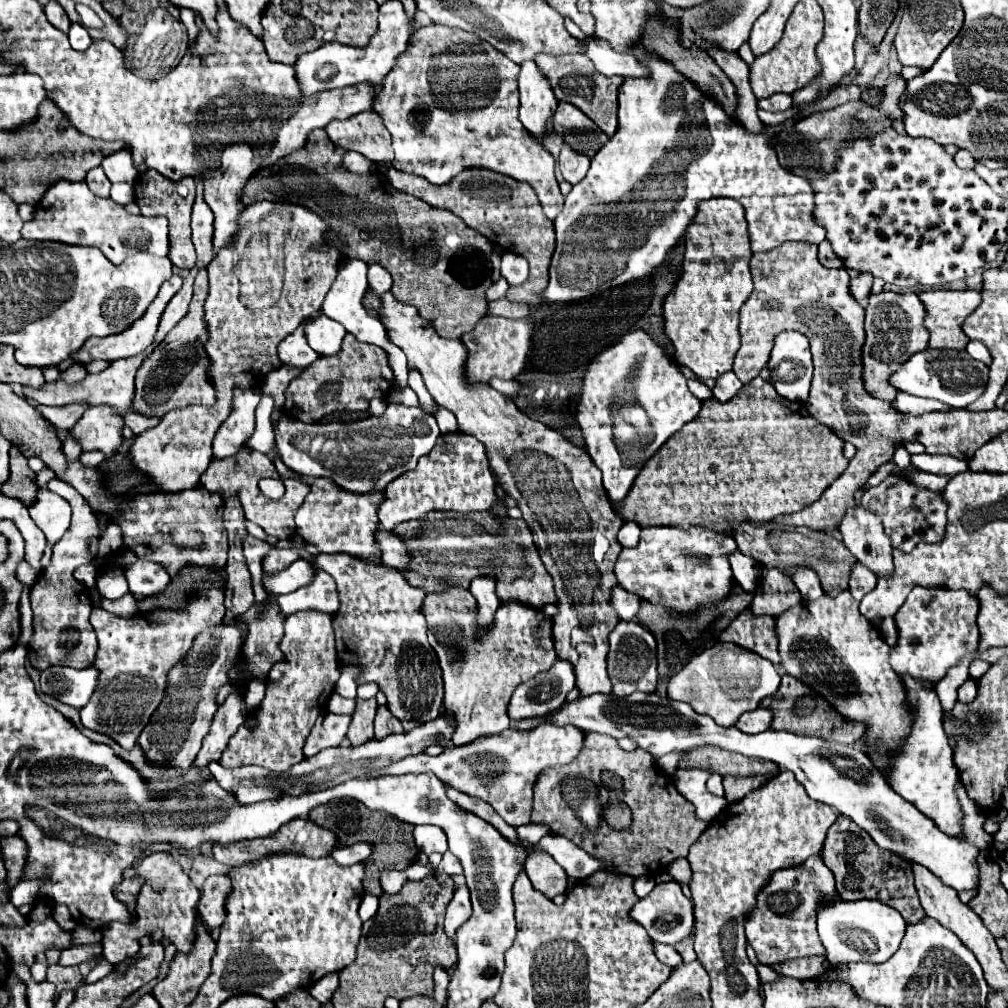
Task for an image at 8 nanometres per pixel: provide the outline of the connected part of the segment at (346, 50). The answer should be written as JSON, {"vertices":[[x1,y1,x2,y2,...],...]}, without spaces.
{"vertices":[[387,1,385,5,379,7,379,29,365,47,355,49,341,43,325,43,323,47,307,55,301,55,299,63,295,63,299,87,303,87,307,95,311,95,313,91,325,91,331,87,345,87,357,83,369,83,373,87,381,87,385,75,393,69,395,59,409,49,415,31,417,31,415,19,407,17,401,1]]}

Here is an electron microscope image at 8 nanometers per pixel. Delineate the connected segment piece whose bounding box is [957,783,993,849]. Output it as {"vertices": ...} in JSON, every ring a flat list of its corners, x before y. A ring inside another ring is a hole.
{"vertices":[[957,783,957,795,959,795,961,807,965,811,965,817,963,817,963,837,967,837,967,839,971,839,971,843,979,843,979,847,987,849,991,845,993,837,983,831,985,815,975,807,975,803,971,803,971,799,967,799,967,793,963,791,961,783]]}

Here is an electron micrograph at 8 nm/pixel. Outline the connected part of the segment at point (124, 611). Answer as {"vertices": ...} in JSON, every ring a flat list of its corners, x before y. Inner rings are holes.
{"vertices":[[129,593,121,599,115,599,115,601,109,601,109,599,103,599,101,603,103,609,107,609,109,613,115,613,119,617,131,617,137,613,137,599]]}

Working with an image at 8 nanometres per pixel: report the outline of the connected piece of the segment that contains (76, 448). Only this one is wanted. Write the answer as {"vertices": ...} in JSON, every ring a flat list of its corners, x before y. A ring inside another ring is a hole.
{"vertices":[[67,433,67,437,65,437,65,451,67,451,67,459,77,459,81,453,83,453,83,449,81,449,81,445,79,445,79,441,73,441,71,437,69,437,69,433]]}

